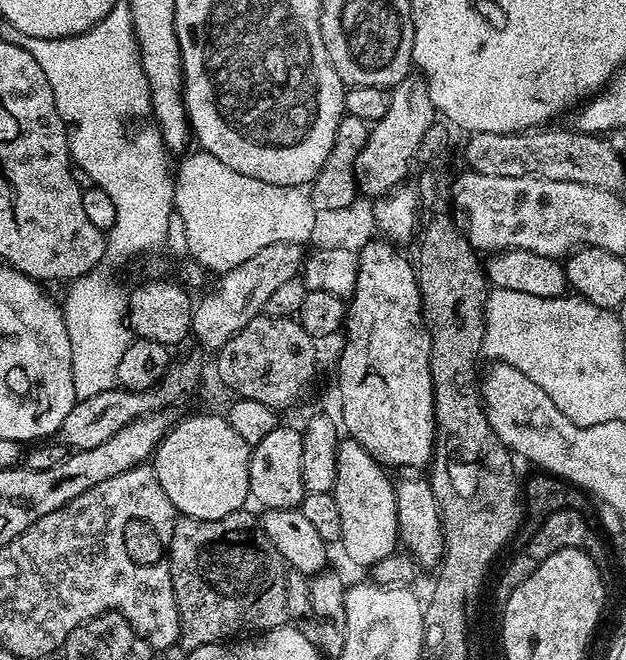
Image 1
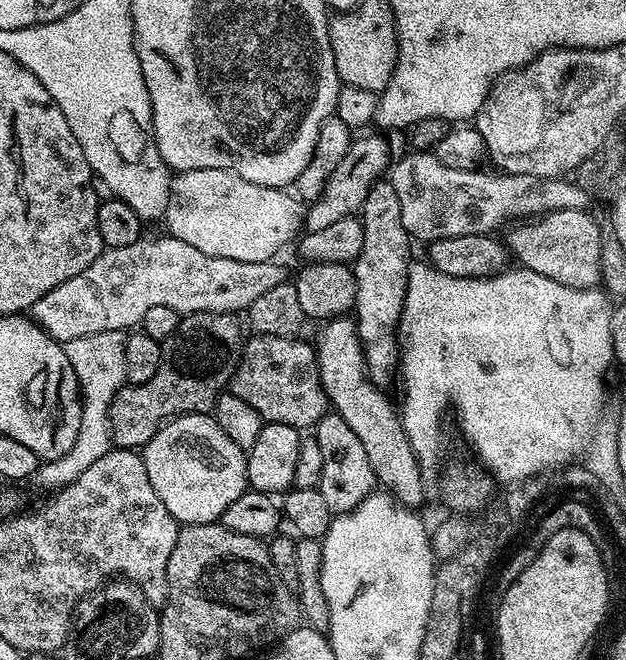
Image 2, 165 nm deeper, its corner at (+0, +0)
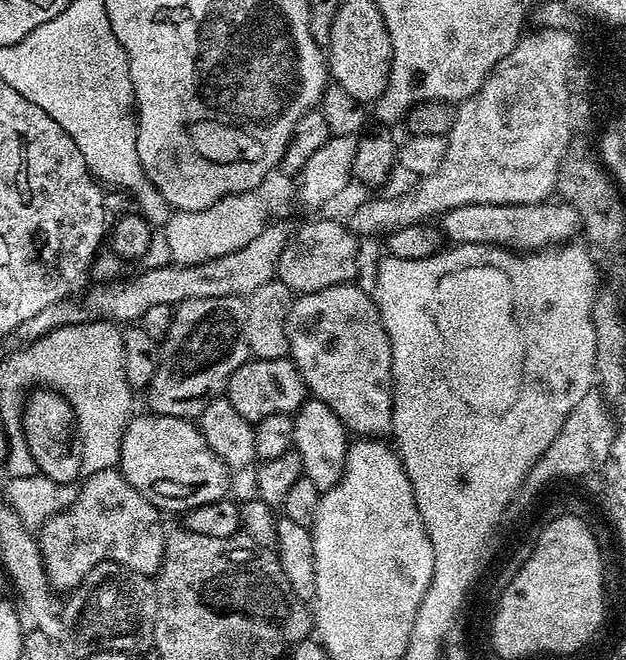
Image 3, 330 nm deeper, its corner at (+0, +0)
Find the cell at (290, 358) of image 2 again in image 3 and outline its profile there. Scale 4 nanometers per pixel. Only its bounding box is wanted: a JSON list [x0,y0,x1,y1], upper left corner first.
[226,356,309,422]

